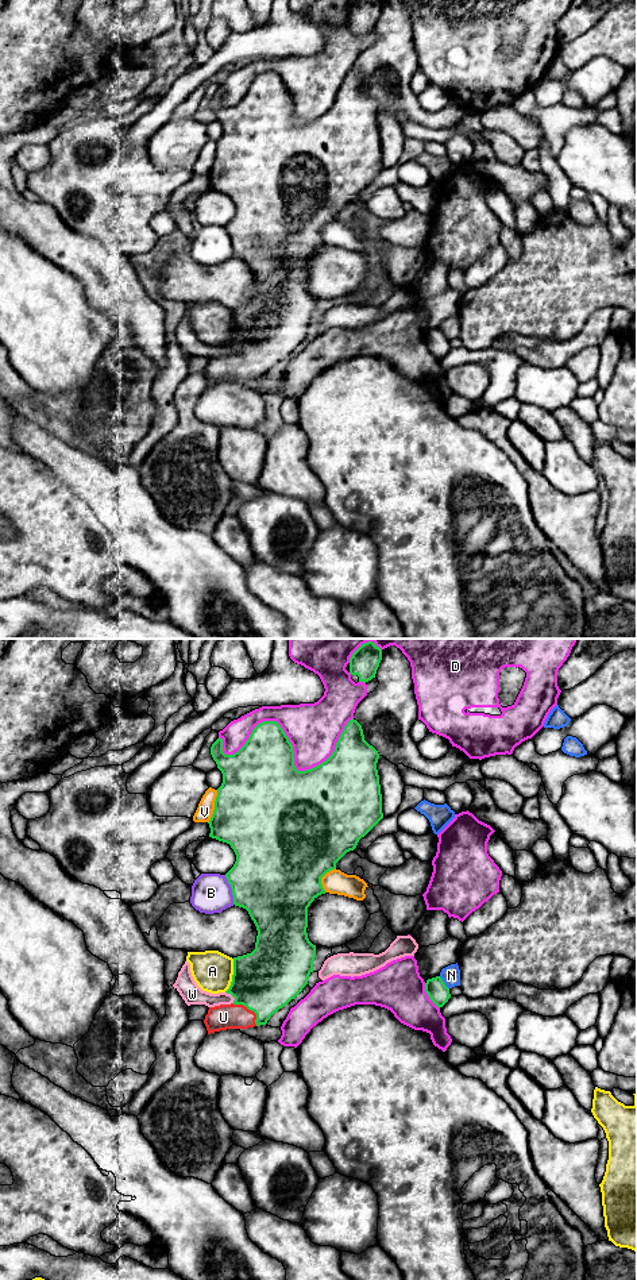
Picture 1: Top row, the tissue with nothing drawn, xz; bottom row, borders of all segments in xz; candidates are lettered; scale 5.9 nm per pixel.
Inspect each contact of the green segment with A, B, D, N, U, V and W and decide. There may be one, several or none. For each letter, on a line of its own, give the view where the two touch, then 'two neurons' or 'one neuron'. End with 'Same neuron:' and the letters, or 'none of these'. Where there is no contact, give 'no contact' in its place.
A: meets green in xz; two neurons
B: meets green in xz; two neurons
D: meets green in xz; two neurons
N: meets green in xz; two neurons
U: meets green in xz; one neuron
V: meets green in xz; two neurons
W: meets green in xz; two neurons
Same neuron: U

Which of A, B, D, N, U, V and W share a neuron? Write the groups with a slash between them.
A / B / D / N / U / V / W

